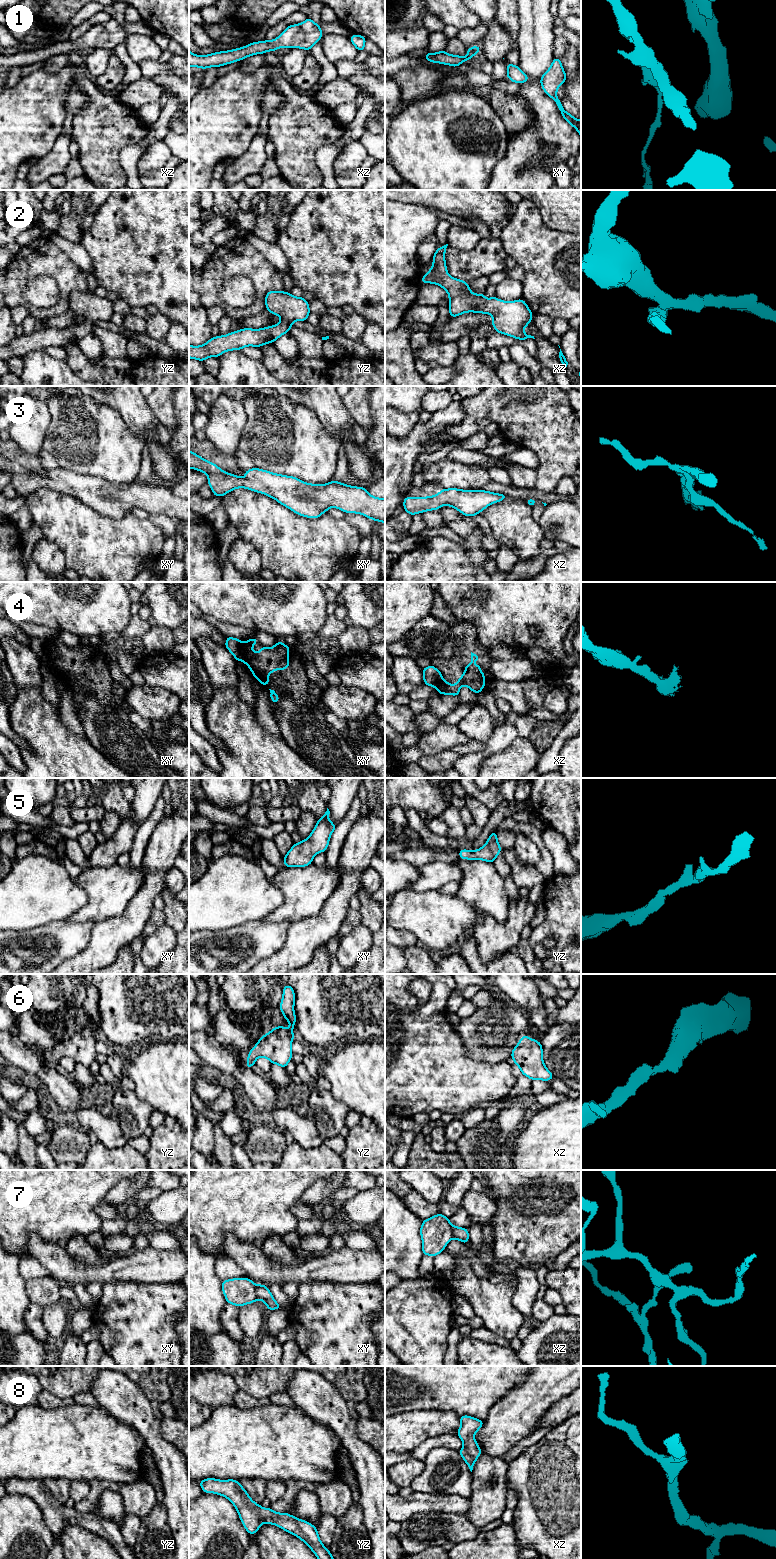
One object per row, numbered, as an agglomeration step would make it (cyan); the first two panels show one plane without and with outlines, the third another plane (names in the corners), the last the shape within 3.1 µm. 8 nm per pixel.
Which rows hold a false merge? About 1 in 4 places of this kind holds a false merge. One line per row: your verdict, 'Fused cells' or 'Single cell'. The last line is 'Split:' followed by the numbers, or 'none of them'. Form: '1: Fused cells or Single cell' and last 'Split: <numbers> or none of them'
1: Single cell
2: Single cell
3: Single cell
4: Fused cells
5: Single cell
6: Single cell
7: Fused cells
8: Single cell
Split: 4, 7

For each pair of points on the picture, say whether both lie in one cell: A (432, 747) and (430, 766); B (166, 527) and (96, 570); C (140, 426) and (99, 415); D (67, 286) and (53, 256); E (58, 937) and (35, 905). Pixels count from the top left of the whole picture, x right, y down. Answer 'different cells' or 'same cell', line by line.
A: different cells
B: different cells
C: different cells
D: same cell
E: different cells

